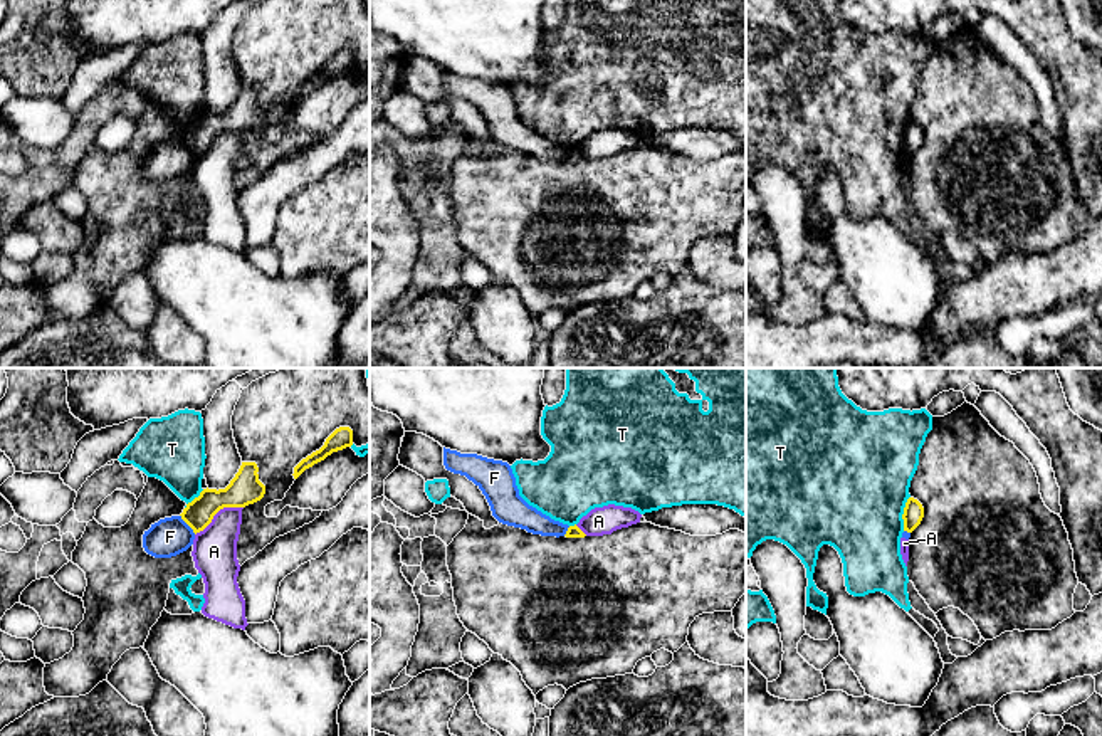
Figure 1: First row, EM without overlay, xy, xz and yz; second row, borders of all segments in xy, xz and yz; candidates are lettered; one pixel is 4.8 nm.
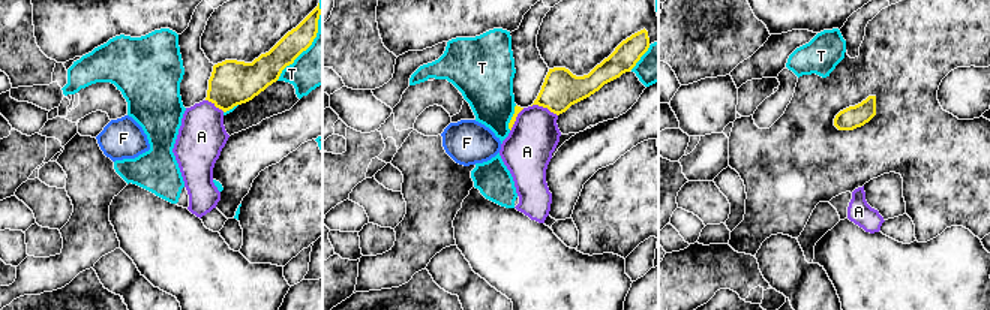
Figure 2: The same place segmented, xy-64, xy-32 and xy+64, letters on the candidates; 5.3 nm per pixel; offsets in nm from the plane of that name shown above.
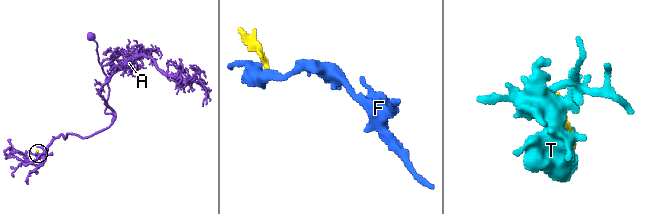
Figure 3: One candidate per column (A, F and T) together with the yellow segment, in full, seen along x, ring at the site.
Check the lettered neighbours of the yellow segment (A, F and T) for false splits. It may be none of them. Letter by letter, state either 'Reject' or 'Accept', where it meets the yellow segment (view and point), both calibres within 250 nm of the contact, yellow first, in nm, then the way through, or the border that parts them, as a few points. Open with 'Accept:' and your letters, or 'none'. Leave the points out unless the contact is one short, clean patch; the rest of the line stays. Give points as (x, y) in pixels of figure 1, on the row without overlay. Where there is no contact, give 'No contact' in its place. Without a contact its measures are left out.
Accept: none
A: Reject. Touches yellow at xy (217, 135). Thickness 150 nm (yellow) against 200 nm. Boundary: xy (242, 130), (224, 130), (195, 158)
F: Reject. Touches yellow at xy (187, 147). Thickness 140 nm (yellow) against 190 nm. Boundary: xy (180, 138), (195, 157)
T: Reject. Touches yellow at yz (904, 136). Thickness 100 nm (yellow) against 480 nm

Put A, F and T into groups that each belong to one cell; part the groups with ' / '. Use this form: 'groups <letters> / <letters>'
groups A / F / T

